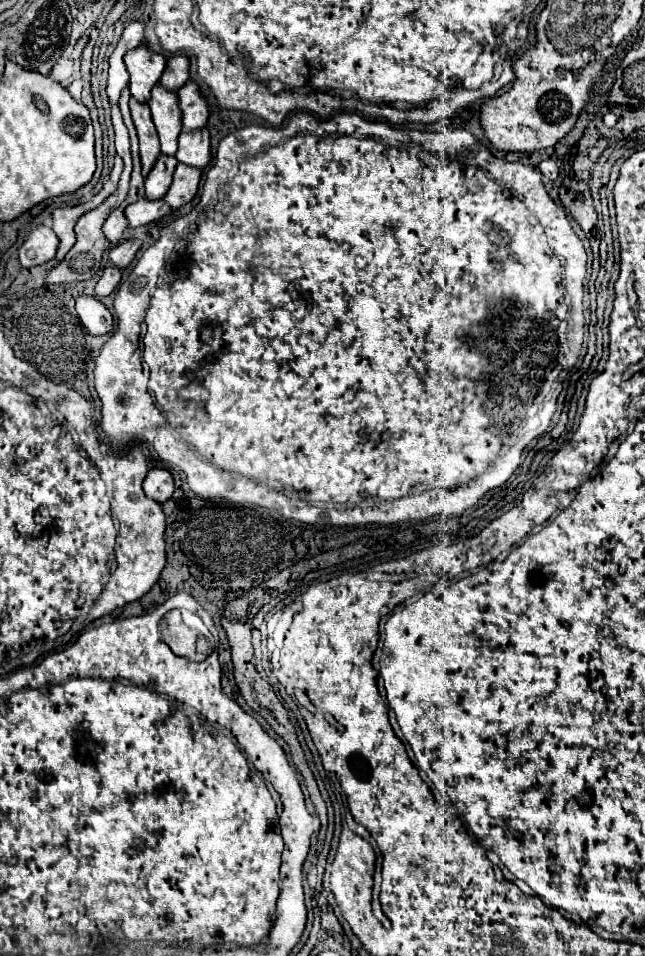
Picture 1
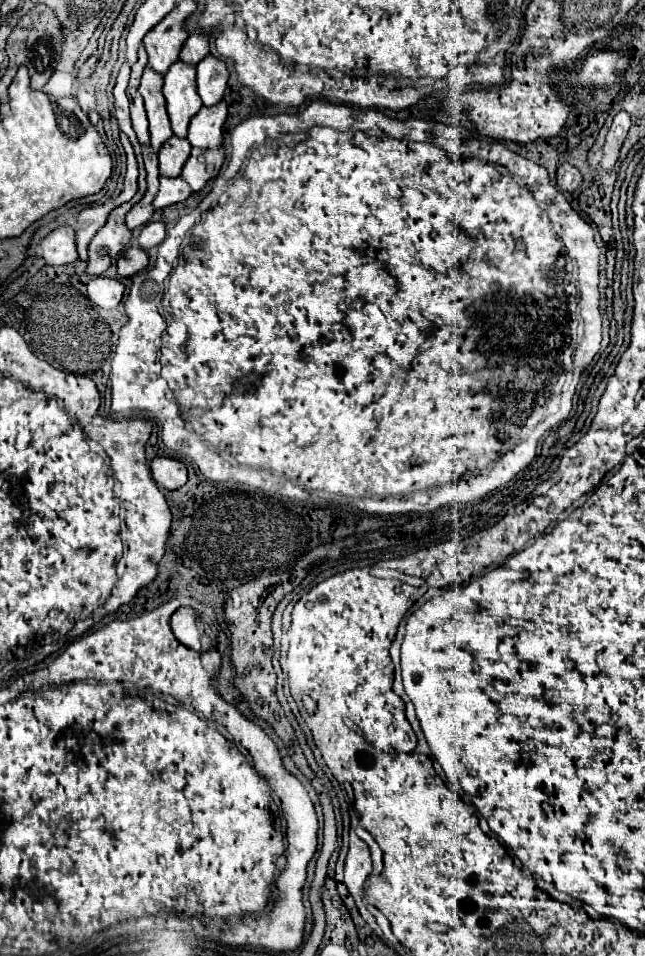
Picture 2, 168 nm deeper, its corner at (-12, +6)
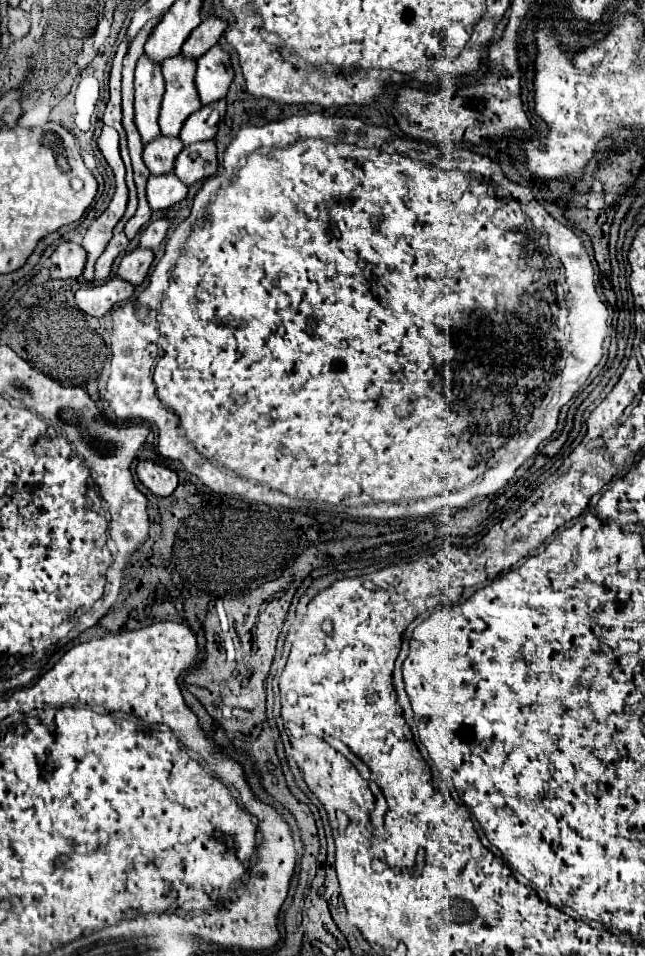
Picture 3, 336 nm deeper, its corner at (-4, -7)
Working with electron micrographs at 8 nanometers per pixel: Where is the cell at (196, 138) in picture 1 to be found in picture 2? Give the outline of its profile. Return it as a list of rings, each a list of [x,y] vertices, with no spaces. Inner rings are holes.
[[[219,102],[217,106],[211,108],[201,108],[199,114],[195,114],[191,118],[189,124],[189,144],[201,150],[211,150],[211,148],[219,148],[221,140],[223,140],[223,122],[227,118],[227,104]]]

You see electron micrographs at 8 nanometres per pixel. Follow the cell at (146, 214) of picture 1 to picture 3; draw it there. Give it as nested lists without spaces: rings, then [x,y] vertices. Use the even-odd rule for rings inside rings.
[[[175,173],[151,175],[147,181],[147,201],[151,209],[167,209],[185,199],[187,187],[177,179]]]

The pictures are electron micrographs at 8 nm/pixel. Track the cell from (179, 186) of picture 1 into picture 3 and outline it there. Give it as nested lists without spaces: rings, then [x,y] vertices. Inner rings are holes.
[[[201,141],[193,143],[189,147],[183,147],[183,151],[175,159],[175,169],[177,177],[185,185],[193,185],[195,181],[207,179],[213,173],[217,173],[217,147],[215,141]]]

